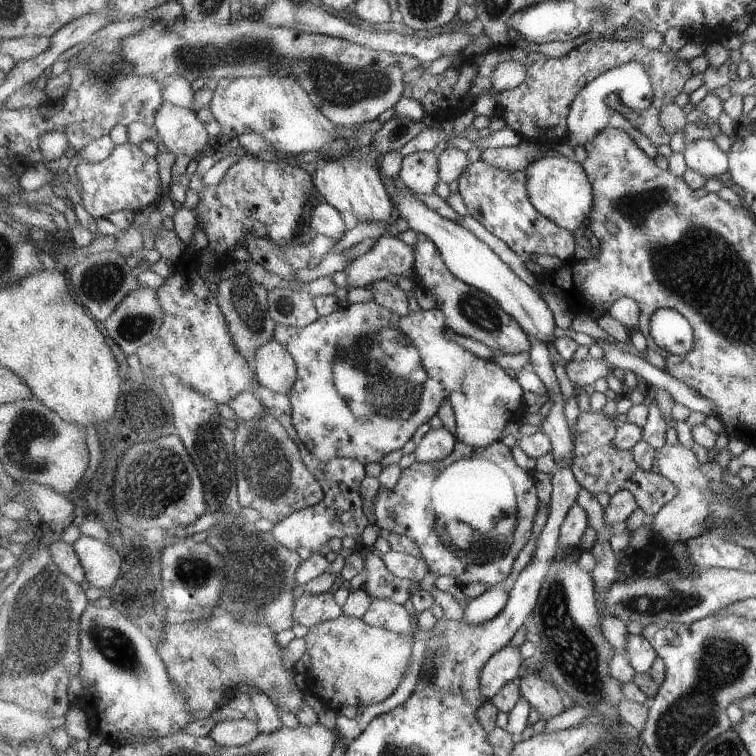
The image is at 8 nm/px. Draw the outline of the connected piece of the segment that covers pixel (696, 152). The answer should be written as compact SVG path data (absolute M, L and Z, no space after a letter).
M697 140L686 145L684 156L688 168L702 173L709 179L718 178L729 172L731 164L728 154L725 154L714 140Z

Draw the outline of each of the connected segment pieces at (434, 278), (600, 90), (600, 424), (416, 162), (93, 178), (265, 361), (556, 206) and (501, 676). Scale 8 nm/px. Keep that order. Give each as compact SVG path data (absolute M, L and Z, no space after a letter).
M417 233L417 241L411 246L415 256L415 279L420 286L430 290L437 306L447 318L450 330L463 337L480 341L501 353L529 354L532 342L528 333L500 306L497 300L484 291L462 282L449 271L435 242L424 233Z
M632 61L624 66L616 67L607 73L604 73L601 77L593 80L588 86L585 86L584 90L575 98L572 103L572 109L568 117L568 134L569 144L571 146L585 146L589 139L595 137L599 132L602 132L608 127L616 127L625 130L633 139L641 146L642 150L645 150L646 154L649 154L651 158L657 159L659 157L659 148L653 144L653 142L645 135L639 128L633 125L617 110L613 110L611 106L607 106L607 96L613 92L613 90L621 90L629 84L631 78L648 78L650 75L647 73L645 66L638 61Z
M602 410L582 412L577 421L574 460L570 468L582 488L589 490L592 494L605 492L610 497L625 490L630 491L647 517L657 514L667 502L672 502L684 494L685 490L681 490L677 483L673 483L660 473L653 474L641 469L630 451L613 445L619 424L611 421Z
M417 152L405 157L399 178L415 194L433 194L440 181L437 154Z
M124 143L99 163L83 163L76 167L76 175L81 186L79 193L82 205L94 219L103 220L109 212L131 210L143 212L148 206L156 206L163 192L163 182L159 178L159 162L150 158L140 146Z
M273 336L267 343L261 344L256 351L256 378L262 386L277 393L289 394L298 380L296 360L287 346L280 344Z
M561 155L543 157L525 170L532 204L546 218L561 228L575 232L581 224L588 224L595 205L594 191L584 167Z
M509 645L485 664L481 672L480 690L487 702L491 702L507 684L519 680L521 664L521 650Z

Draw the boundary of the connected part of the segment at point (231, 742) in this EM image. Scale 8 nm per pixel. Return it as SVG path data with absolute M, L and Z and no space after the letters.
M231 720L230 722L218 722L210 731L210 736L218 744L224 746L245 745L252 742L261 730L257 721Z

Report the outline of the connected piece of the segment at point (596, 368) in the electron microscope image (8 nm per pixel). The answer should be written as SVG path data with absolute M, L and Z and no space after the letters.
M587 356L583 361L570 361L565 366L569 381L575 386L590 390L600 378L606 379L613 372L613 366L603 359Z

